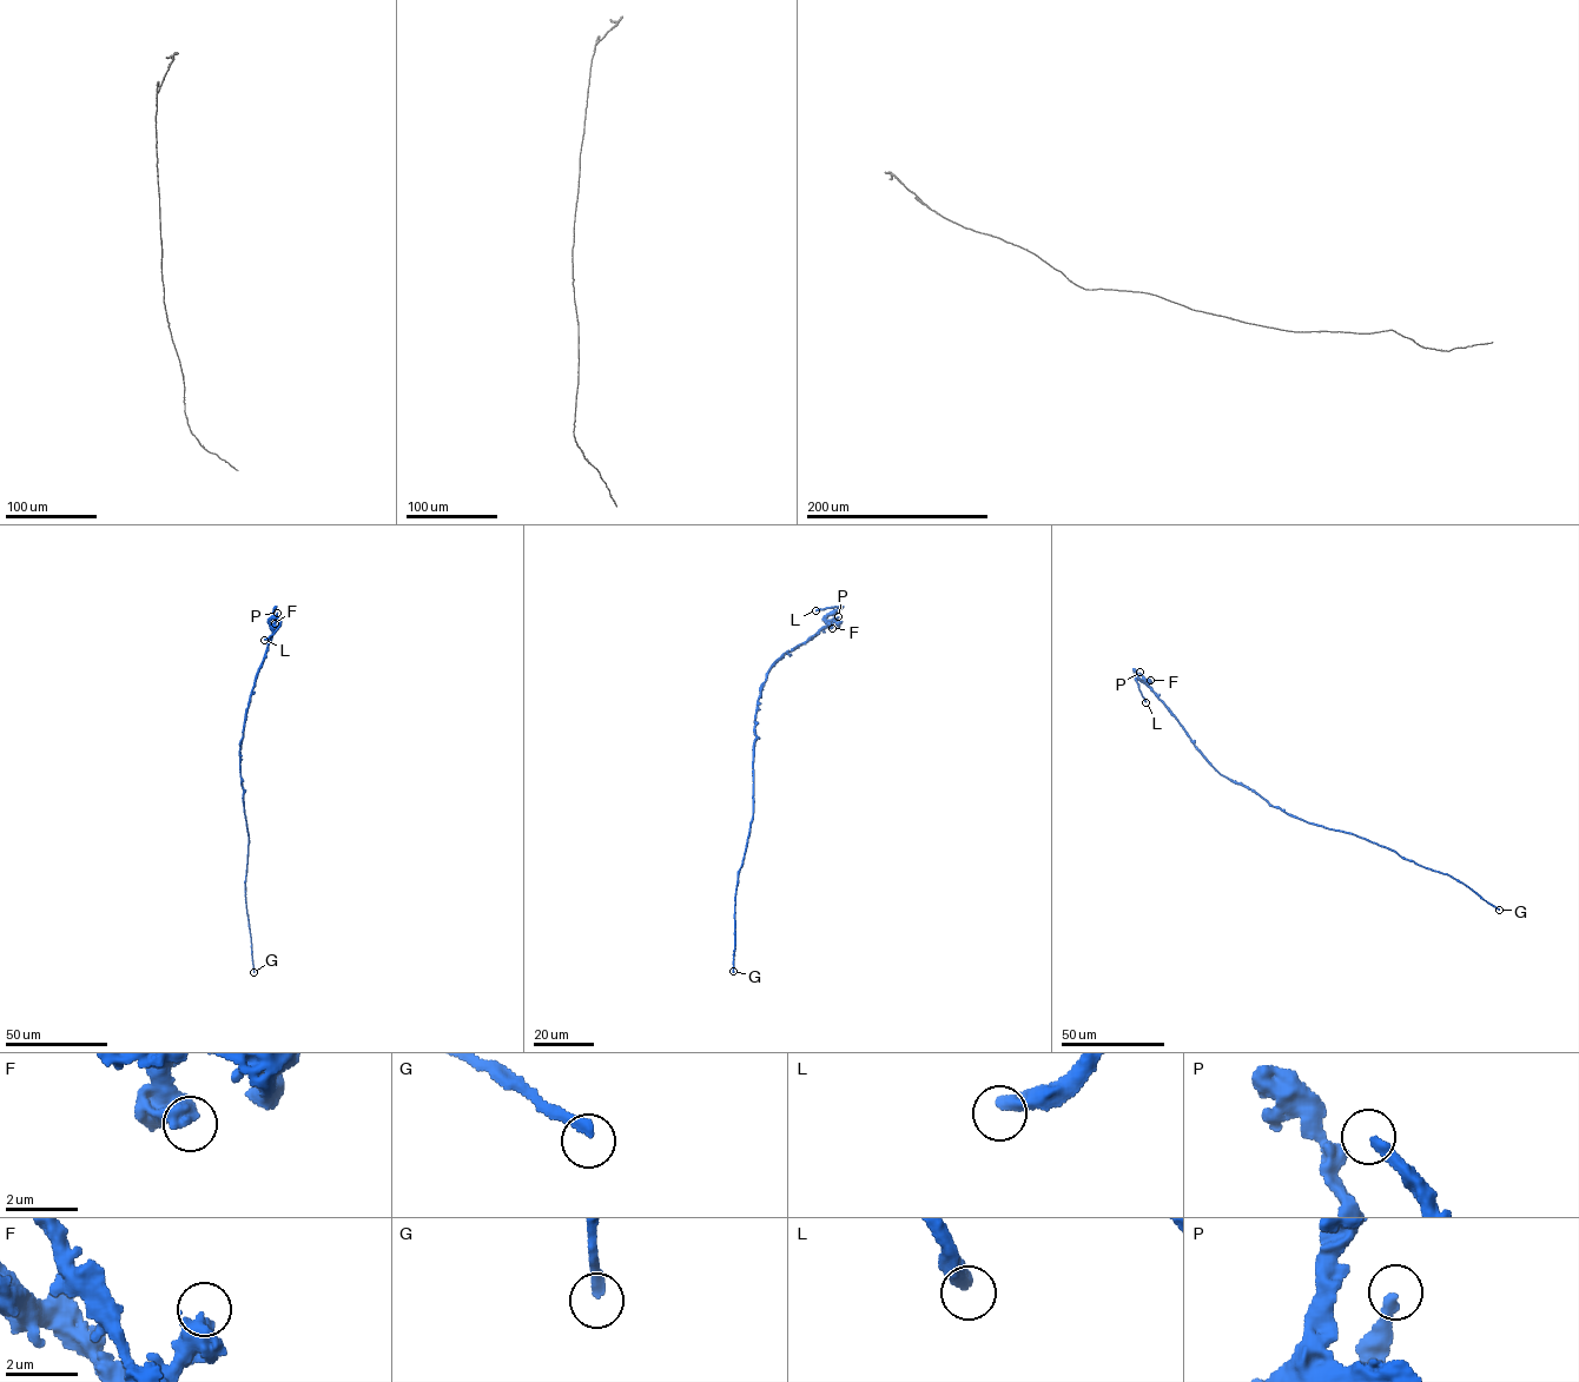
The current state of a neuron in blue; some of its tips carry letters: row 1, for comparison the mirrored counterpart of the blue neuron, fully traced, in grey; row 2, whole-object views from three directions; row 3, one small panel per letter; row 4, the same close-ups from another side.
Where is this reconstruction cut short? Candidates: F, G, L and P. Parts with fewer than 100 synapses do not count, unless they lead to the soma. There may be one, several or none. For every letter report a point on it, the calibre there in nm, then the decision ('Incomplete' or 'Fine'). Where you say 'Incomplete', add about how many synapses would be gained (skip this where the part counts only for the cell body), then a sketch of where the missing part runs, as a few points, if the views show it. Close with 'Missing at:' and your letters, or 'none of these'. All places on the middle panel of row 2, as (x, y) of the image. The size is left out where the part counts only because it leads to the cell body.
F: Place: (832, 628). Thickness 600 nm. Fine
G: Place: (733, 971). Thickness 300 nm. Incomplete. Roughly 200 synapses
L: Place: (816, 610). Thickness 400 nm. Fine
P: Place: (838, 616). Thickness 320 nm. Fine
Missing at: G

